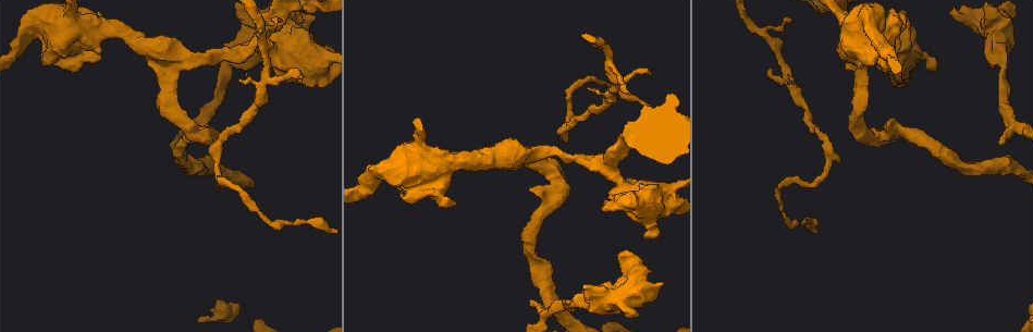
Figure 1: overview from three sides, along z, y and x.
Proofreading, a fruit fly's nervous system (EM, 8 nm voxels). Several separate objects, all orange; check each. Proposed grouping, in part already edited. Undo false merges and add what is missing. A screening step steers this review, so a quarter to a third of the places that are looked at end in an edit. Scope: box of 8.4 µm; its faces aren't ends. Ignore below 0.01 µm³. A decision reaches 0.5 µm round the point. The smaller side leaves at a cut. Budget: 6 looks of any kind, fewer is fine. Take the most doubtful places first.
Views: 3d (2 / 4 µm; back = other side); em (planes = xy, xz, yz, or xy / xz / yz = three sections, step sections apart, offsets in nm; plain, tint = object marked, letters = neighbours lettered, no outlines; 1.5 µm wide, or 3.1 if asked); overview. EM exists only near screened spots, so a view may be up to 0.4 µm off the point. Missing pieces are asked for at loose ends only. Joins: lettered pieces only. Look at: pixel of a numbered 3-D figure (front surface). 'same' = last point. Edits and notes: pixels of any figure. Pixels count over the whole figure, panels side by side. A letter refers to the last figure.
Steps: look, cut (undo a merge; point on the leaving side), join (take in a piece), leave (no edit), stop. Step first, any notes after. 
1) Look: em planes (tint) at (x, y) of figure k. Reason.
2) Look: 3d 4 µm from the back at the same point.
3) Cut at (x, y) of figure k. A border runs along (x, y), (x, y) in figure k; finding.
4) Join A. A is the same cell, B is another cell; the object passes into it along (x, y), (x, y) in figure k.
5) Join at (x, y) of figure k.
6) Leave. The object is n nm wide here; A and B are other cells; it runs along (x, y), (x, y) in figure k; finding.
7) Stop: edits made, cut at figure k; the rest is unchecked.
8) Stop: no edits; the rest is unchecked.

Look: em planes (letters) at (811, 183) of figure 1. Abrupt turn.

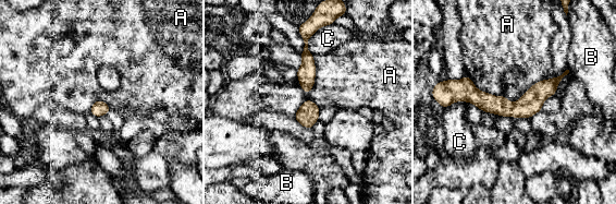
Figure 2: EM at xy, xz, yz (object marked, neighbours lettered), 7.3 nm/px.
Leave. A, B and C are other cells; a border runs along (467, 74), (512, 102), (543, 78) in figure 2; one cell here.

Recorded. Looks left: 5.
Look: em planes (plain) at (661, 284) of figure 1. Thick end.

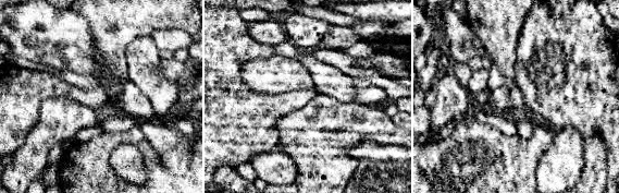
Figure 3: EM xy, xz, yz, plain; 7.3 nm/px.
Look: em planes (letters) at the same point.

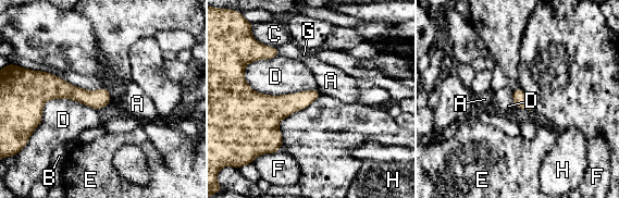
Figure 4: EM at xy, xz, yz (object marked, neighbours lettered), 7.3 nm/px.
Leave. A, B, C, D, E, F, G and H are other cells; a border runs along (244, 67), (260, 93), (317, 89) in figure 4; no lettered piece goes on from it.

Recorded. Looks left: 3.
Look: em planes (letters) at (612, 178) of figure 1.

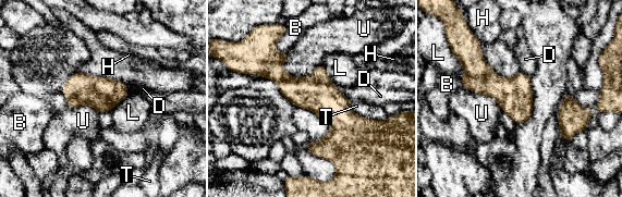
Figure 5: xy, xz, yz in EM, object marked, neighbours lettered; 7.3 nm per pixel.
Leave. B, D, H, L, T and U are other cells; one cell here.

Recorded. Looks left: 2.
Stop: no edits; the rest is unchecked.

